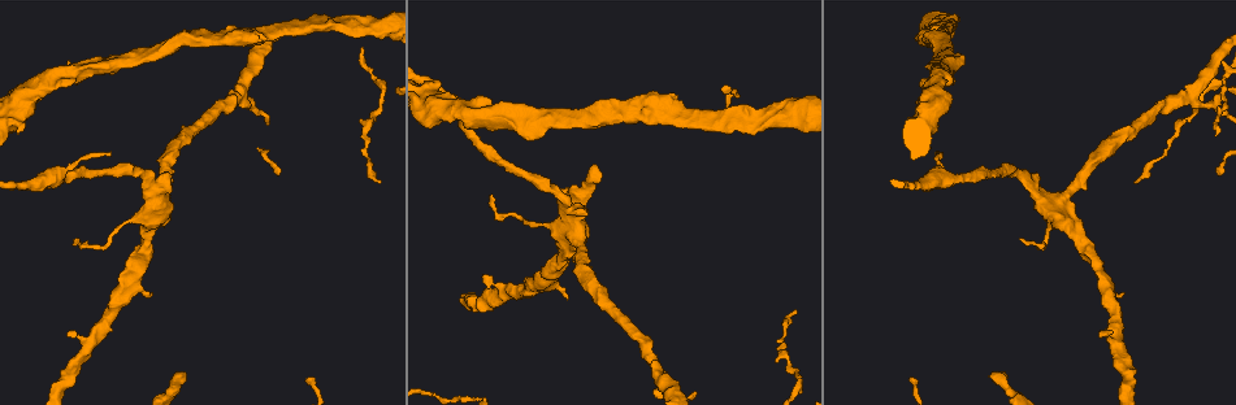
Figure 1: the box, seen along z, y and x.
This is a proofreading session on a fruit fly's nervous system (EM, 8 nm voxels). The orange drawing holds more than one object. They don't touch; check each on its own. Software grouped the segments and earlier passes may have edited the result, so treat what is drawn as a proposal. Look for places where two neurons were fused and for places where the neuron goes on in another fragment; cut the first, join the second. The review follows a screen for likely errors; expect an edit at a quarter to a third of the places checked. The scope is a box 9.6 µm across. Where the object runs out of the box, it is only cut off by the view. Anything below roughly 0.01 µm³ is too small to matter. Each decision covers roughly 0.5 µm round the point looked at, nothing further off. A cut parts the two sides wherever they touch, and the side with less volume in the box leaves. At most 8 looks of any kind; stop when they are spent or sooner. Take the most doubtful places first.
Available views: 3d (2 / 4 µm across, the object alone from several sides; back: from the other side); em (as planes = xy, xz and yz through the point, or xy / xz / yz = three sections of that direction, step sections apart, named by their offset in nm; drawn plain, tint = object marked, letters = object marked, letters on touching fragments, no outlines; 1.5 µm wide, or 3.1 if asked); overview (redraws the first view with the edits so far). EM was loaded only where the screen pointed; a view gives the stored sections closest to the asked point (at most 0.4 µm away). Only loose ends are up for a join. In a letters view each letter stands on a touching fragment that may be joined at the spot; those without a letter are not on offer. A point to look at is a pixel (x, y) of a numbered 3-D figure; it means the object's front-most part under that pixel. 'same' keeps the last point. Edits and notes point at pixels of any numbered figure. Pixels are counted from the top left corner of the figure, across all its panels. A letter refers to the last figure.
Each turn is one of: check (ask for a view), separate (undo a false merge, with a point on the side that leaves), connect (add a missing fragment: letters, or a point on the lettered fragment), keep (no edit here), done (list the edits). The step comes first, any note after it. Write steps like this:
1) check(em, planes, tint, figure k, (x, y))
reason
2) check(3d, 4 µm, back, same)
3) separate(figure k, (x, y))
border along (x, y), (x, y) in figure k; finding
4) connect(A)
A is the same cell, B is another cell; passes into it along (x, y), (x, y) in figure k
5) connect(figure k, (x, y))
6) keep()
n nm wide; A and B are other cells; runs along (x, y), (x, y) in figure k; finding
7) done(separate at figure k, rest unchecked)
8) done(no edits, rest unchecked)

check(em, xy, step 4, letters, figure 1, (594, 166))
branch stops here

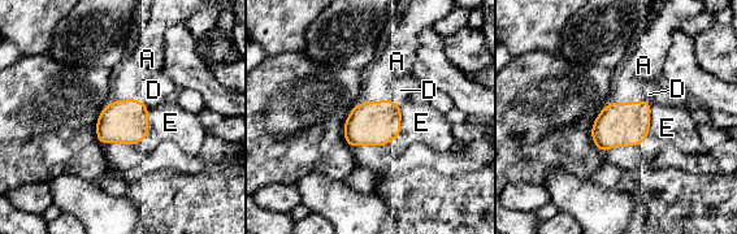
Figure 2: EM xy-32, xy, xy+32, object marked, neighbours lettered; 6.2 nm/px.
check(em, yz, step 8, letters, same)
another direction

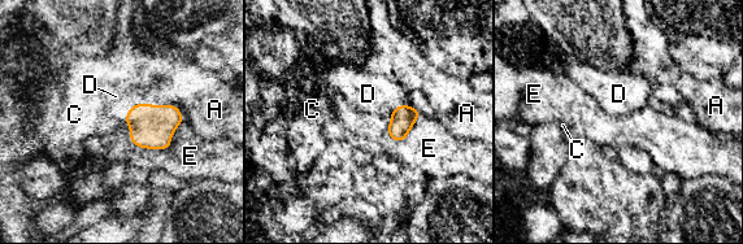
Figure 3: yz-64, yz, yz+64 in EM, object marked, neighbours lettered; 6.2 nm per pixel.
connect(D)
D is the same cell, A, C and E are other cells; it goes on there

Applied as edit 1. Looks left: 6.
check(overview)

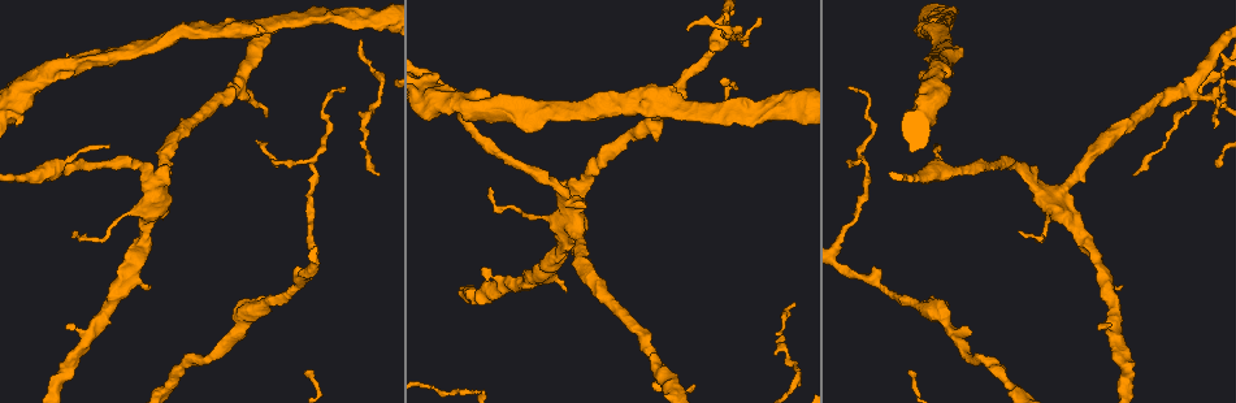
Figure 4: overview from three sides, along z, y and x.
check(3d, 4 µm, back, figure 4, (584, 209))
branch stops here

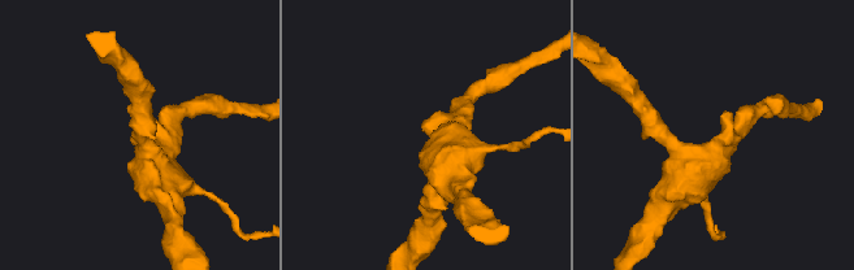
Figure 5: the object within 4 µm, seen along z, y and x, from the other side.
check(em, xy, step 4, tint, figure 5, (427, 129))

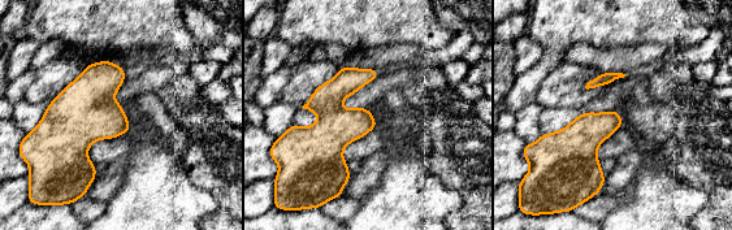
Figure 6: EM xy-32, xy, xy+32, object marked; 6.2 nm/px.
check(em, xy, step 4, letters, same)

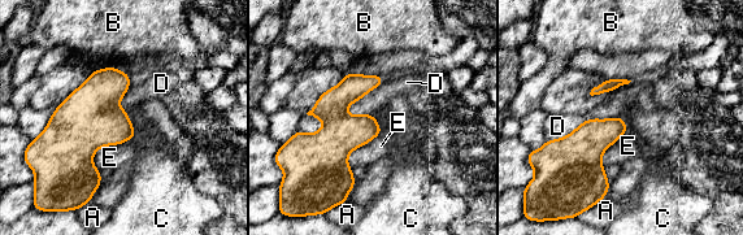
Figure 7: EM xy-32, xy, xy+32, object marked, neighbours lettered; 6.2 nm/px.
keep()
A, B, C, D and E are other cells; no lettered fragment goes on from it

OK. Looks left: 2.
done(connect at figure 3, rest unchecked)

